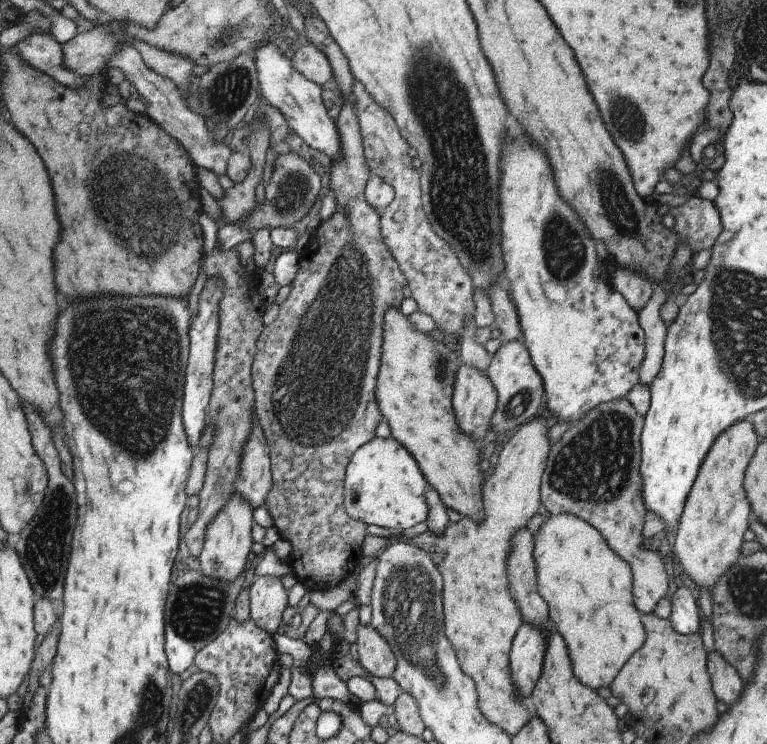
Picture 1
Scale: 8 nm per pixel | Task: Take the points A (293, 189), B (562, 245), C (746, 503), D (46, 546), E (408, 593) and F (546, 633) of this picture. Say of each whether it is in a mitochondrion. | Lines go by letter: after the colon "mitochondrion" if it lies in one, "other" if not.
A: mitochondrion
B: mitochondrion
C: other
D: mitochondrion
E: mitochondrion
F: other

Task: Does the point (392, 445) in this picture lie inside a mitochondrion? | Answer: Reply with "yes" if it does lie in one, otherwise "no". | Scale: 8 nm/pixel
no

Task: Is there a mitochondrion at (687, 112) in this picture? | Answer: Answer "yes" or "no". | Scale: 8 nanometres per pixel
no

